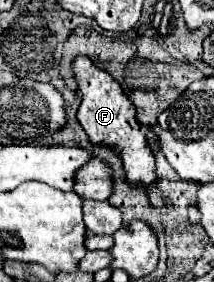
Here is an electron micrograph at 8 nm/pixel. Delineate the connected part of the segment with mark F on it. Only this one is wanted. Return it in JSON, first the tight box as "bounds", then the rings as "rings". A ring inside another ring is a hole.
{"bounds":[71,55,157,187],"rings":[[[75,55],[71,69],[75,73],[75,81],[81,93],[81,105],[77,111],[77,119],[81,127],[85,129],[87,137],[91,139],[91,143],[107,143],[115,147],[115,151],[119,151],[119,157],[125,163],[127,179],[131,179],[131,183],[141,183],[143,187],[153,185],[157,179],[153,173],[155,159],[147,147],[145,135],[139,131],[139,121],[135,119],[135,107],[127,99],[119,83],[109,73],[99,69],[87,55]]]}

